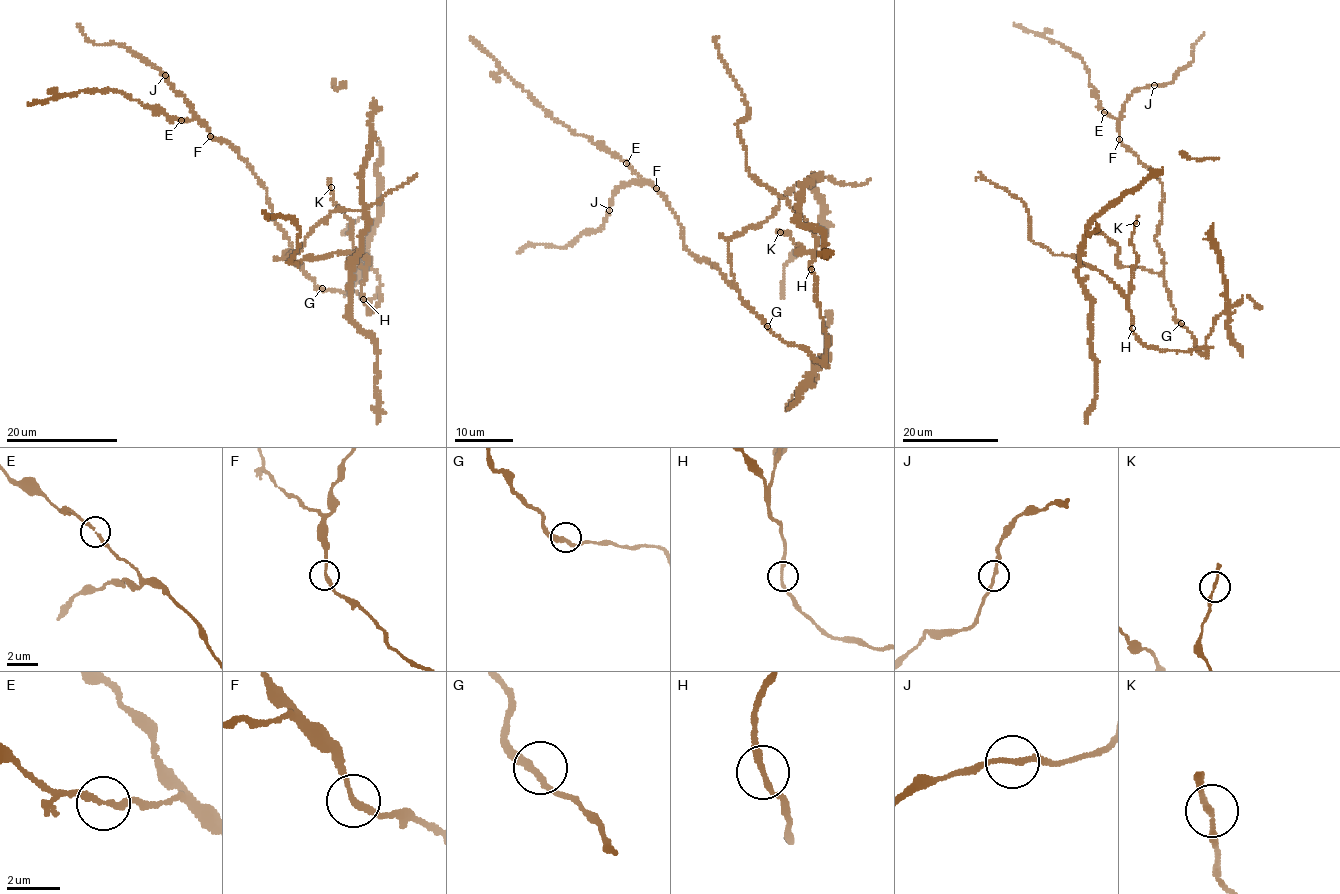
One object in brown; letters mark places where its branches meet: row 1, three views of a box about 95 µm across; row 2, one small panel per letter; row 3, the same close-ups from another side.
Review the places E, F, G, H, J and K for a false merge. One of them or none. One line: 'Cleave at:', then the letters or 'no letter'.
Cleave at: no letter

